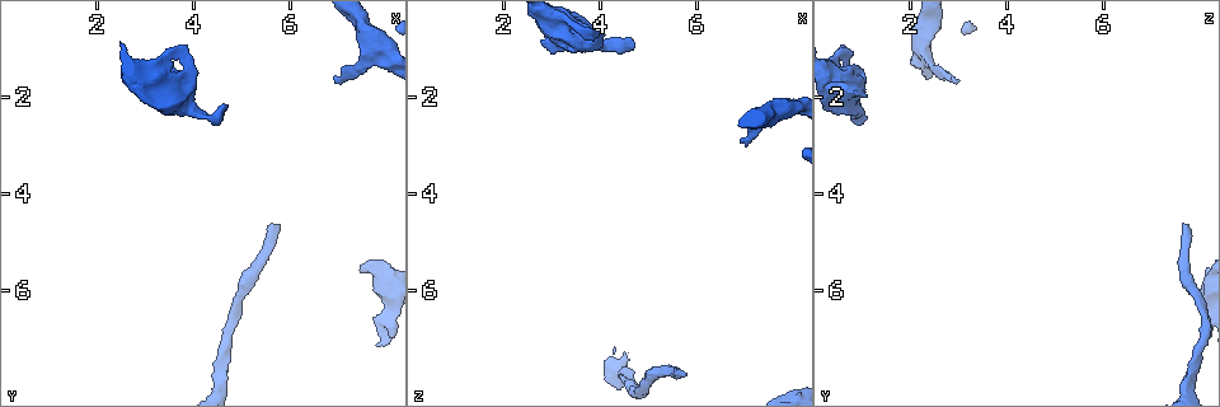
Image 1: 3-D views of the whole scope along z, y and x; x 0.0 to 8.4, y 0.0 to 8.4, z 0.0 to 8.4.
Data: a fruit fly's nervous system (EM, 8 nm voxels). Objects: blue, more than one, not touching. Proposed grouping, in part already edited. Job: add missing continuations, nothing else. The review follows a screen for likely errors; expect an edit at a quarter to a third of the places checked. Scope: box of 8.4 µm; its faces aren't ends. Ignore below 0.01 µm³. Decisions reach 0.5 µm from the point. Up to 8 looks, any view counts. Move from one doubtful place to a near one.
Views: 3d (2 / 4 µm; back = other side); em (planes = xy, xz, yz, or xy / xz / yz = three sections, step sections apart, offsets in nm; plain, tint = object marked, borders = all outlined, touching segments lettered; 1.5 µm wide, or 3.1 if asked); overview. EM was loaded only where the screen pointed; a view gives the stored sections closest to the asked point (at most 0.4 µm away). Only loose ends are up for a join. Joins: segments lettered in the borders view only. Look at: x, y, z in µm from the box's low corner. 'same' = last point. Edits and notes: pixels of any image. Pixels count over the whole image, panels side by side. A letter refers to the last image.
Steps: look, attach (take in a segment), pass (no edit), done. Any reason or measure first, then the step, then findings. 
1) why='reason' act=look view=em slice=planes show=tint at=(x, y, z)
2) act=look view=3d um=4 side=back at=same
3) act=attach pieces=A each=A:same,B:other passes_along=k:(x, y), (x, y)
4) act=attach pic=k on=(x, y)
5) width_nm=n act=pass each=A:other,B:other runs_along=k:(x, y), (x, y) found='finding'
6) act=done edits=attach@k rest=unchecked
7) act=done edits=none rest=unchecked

why='free end' act=look view=3d um=2 at=(6.90, 1.70, 2.95)

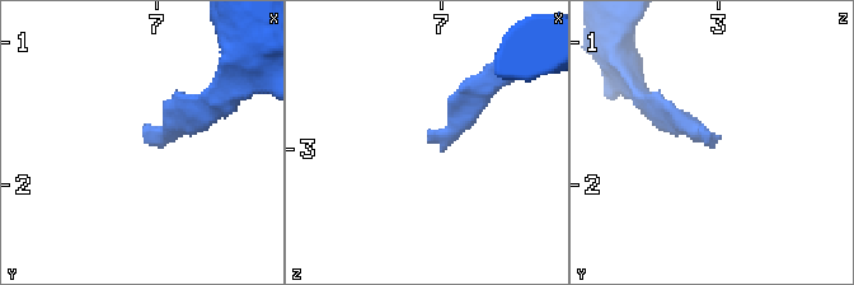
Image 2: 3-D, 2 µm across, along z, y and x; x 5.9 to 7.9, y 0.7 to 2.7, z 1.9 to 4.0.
why='now the EM' act=look view=em slice=planes show=borders at=(6.96, 1.72, 2.96)

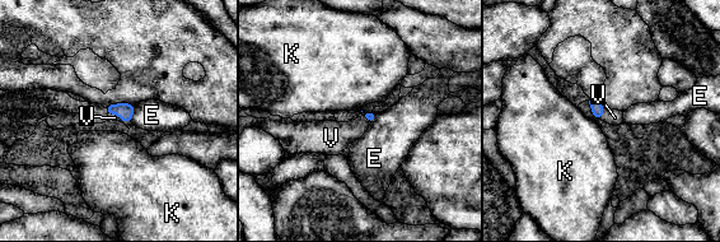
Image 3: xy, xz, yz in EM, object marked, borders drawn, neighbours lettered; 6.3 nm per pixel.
act=attach pieces=V each=E:other,K:other,V:same found='it goes on there'

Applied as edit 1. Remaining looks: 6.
why='an open end' act=look view=3d um=2 at=(5.75, 4.65, 7.70)

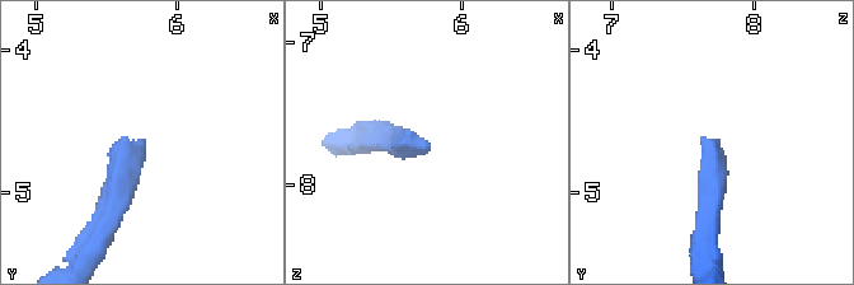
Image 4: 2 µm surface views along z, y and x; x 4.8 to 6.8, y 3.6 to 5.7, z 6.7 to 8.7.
why='need the tissue' act=look view=em slice=planes show=borders at=(5.74, 4.64, 7.74)

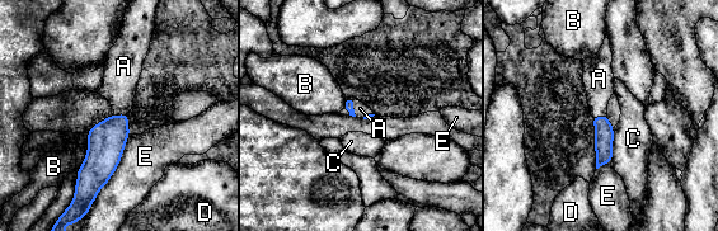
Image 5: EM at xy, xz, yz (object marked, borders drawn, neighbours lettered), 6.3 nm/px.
act=attach pieces=A each=A:same,B:other,C:other,D:other,E:other found='the cell continues'

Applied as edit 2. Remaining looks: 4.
act=look view=overview

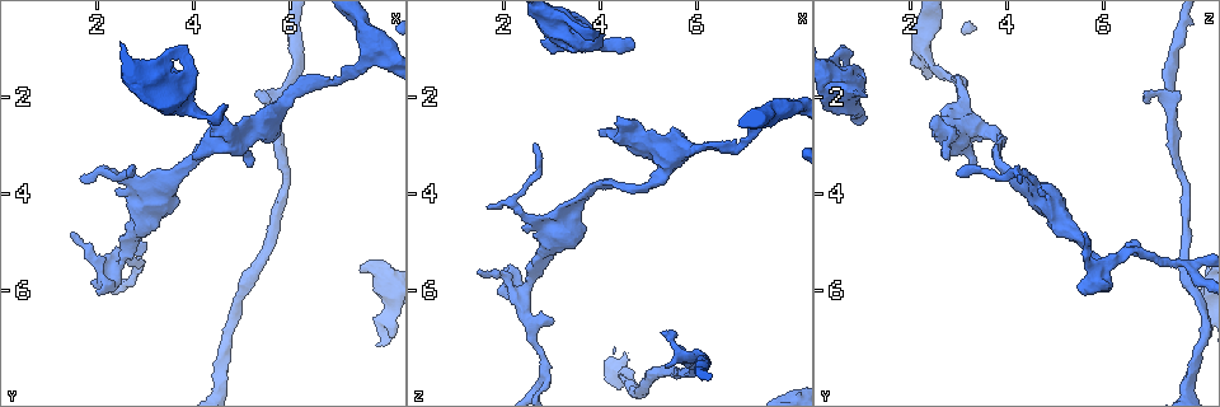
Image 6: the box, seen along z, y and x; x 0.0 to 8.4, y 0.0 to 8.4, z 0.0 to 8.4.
why='free end' act=look view=em slice=planes show=borders at=(4.65, 2.25, 1.00)

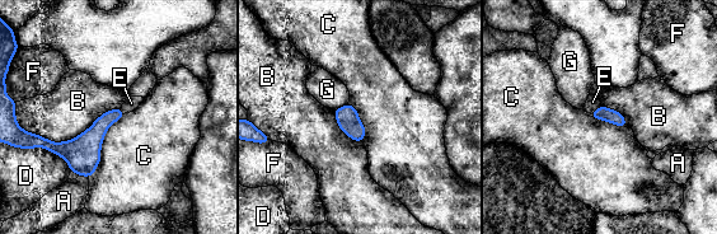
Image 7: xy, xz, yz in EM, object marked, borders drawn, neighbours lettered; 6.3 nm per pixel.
width_nm=90 act=attach pieces=E each=A:other,B:other,C:other,D:other,E:same,F:other,G:other passes_along=7:(612, 116), (596, 108), (593, 102) found='it goes on there'

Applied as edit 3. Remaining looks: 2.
act=done edits=attach@3,attach@5,attach@7 rest=unchecked

